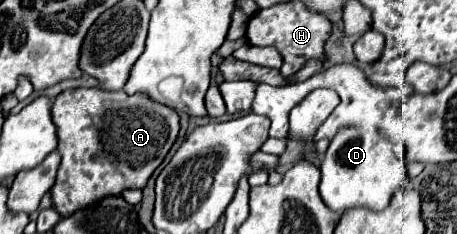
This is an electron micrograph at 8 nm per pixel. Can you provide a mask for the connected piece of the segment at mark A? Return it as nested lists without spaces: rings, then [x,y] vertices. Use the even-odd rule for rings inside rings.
[[[76,87],[62,91],[52,105],[52,121],[56,125],[58,153],[62,157],[56,185],[52,187],[54,207],[62,217],[86,207],[106,195],[120,195],[126,187],[142,189],[154,169],[164,161],[172,143],[178,137],[178,115],[170,107],[150,101],[142,93],[128,95],[124,91],[104,91],[98,87]]]

